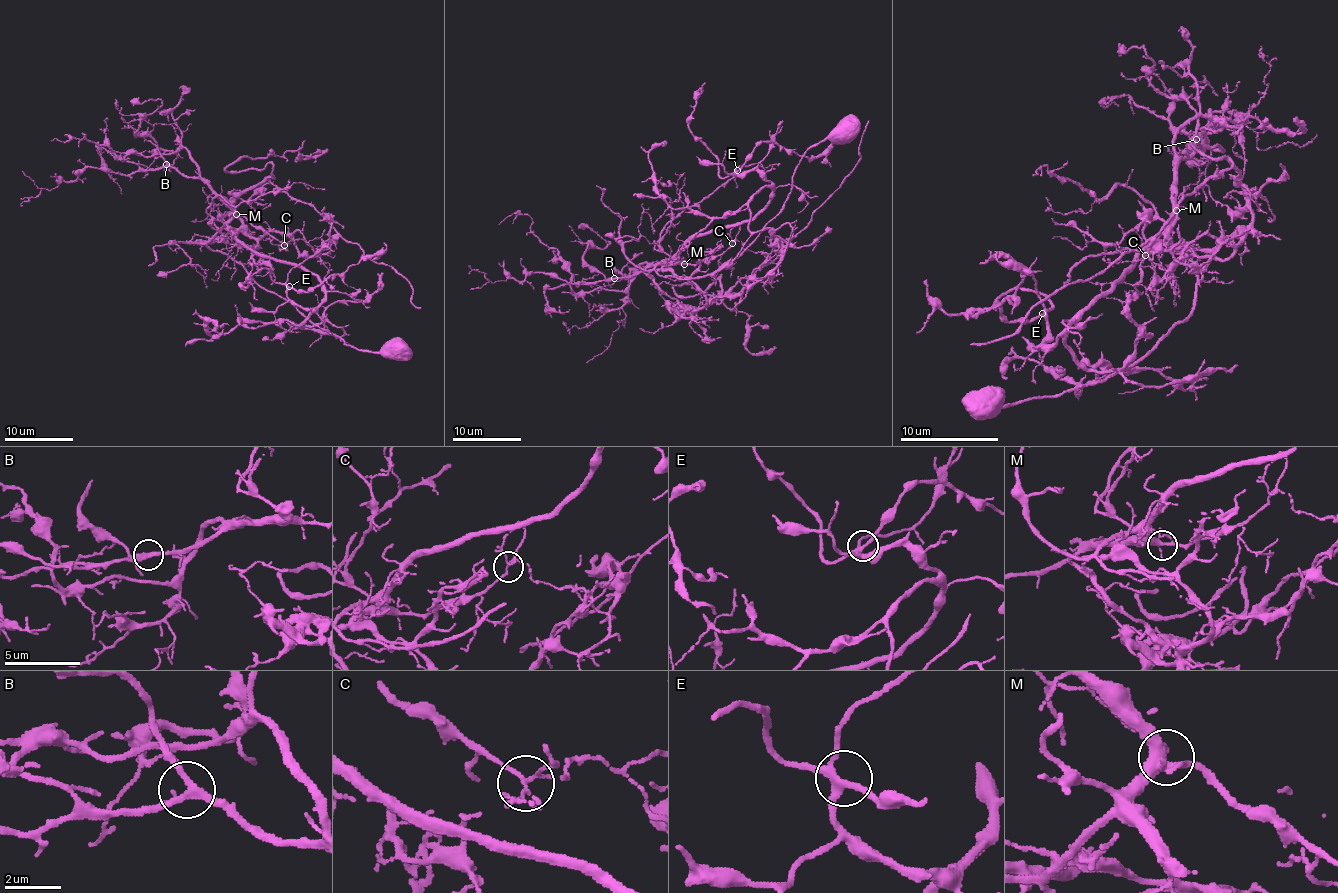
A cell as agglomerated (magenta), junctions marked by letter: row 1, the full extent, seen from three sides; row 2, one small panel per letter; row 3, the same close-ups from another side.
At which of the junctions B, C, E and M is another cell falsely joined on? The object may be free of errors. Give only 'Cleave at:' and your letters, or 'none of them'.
Cleave at: C

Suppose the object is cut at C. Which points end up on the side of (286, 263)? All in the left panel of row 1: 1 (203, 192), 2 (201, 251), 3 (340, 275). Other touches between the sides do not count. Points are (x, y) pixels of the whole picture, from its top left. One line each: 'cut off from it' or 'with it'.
1: cut off from it
2: cut off from it
3: with it

